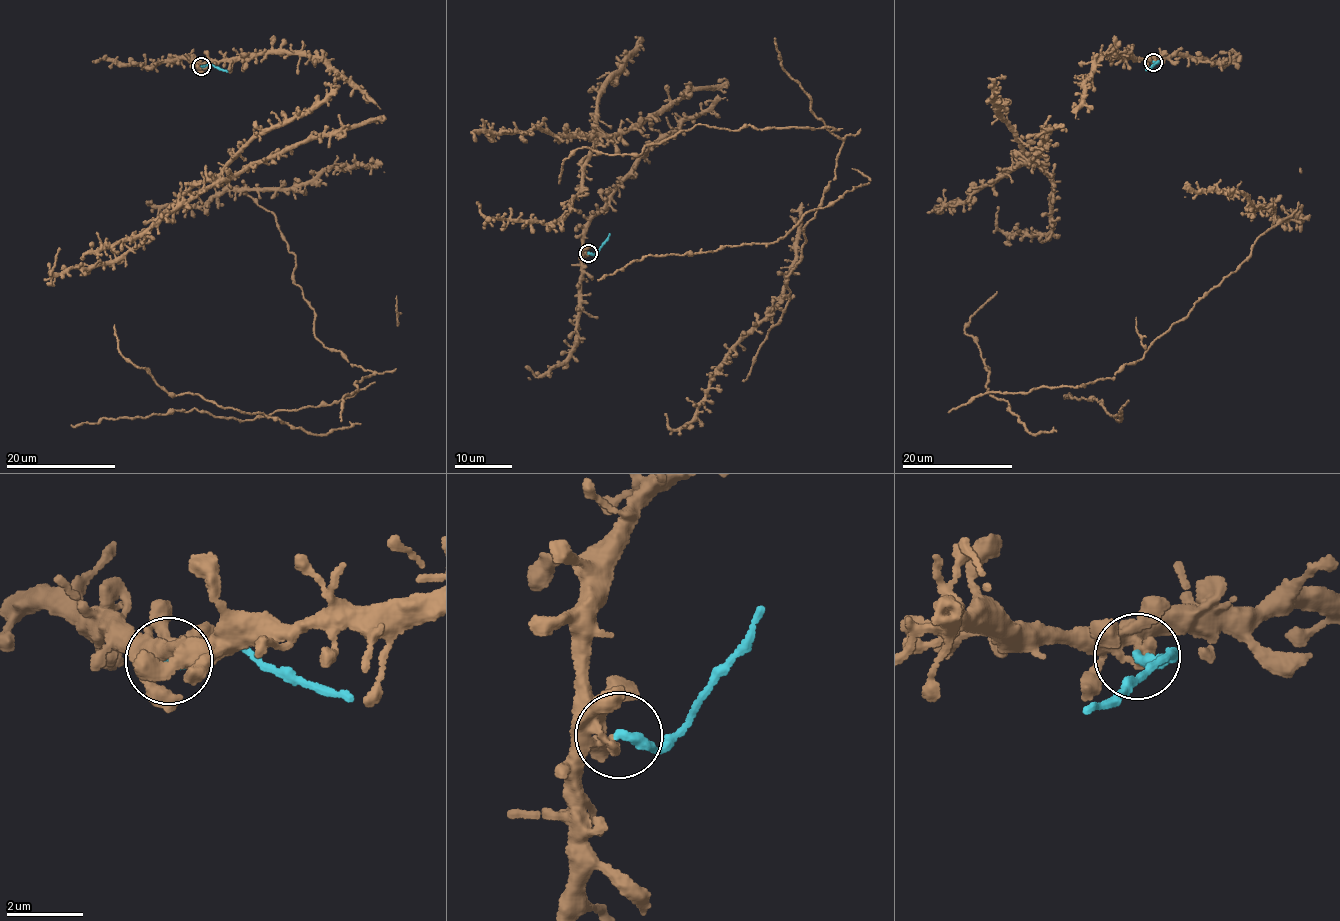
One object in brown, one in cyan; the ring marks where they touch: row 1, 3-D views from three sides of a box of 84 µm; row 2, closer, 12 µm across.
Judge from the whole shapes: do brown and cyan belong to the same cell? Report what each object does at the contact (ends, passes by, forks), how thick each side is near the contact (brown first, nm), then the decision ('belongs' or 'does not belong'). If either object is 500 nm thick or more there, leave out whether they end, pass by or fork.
brown passes by | cyan ends | 240/280 nm | does not belong

